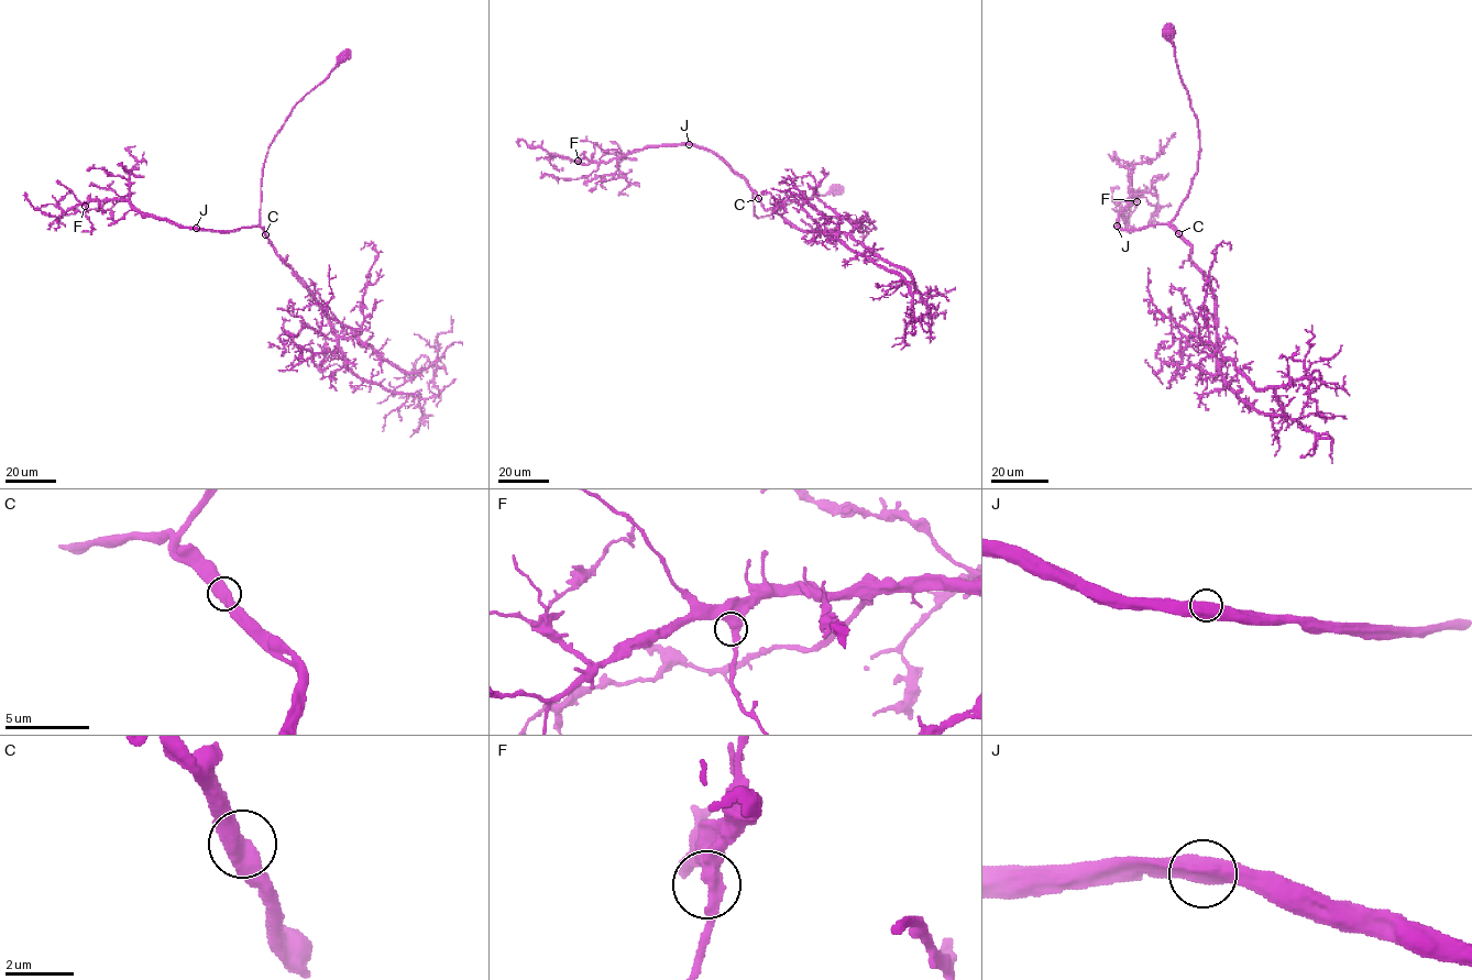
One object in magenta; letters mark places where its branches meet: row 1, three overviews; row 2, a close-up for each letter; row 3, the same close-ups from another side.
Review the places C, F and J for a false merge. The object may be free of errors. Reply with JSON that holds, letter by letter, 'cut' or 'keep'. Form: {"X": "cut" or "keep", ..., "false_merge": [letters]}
{"C": "keep", "F": "keep", "J": "keep", "false_merge": []}

